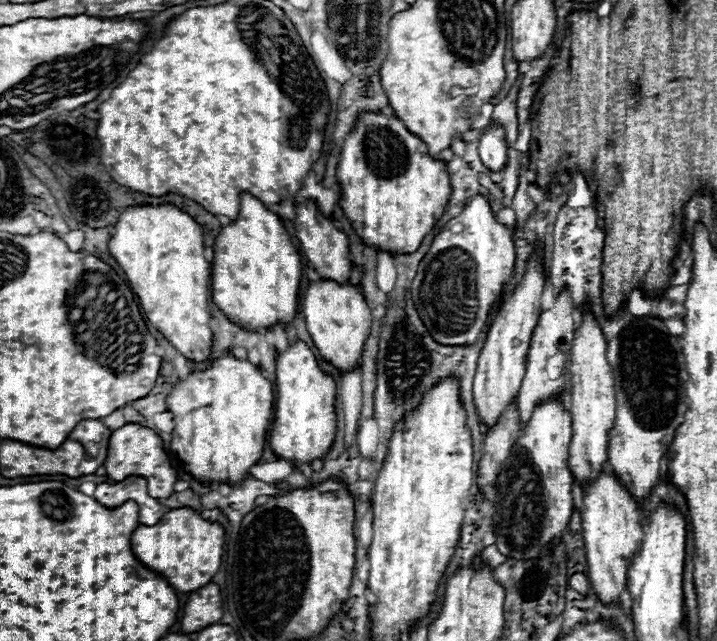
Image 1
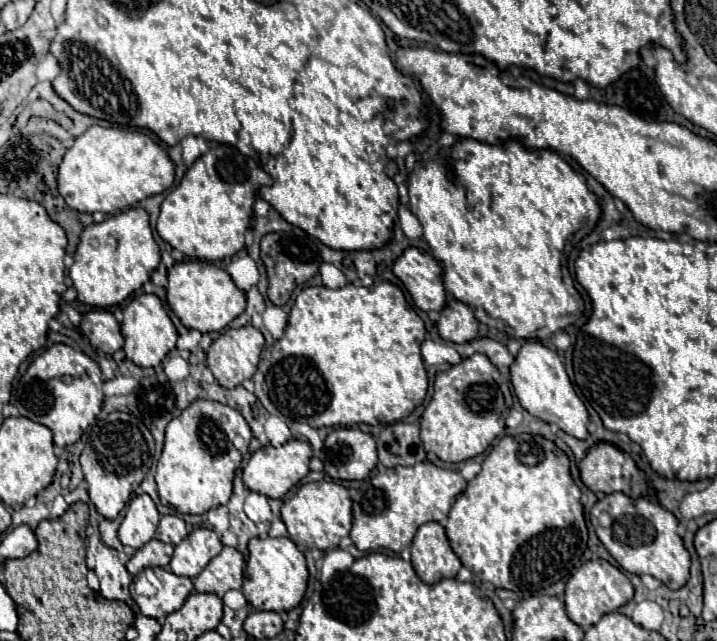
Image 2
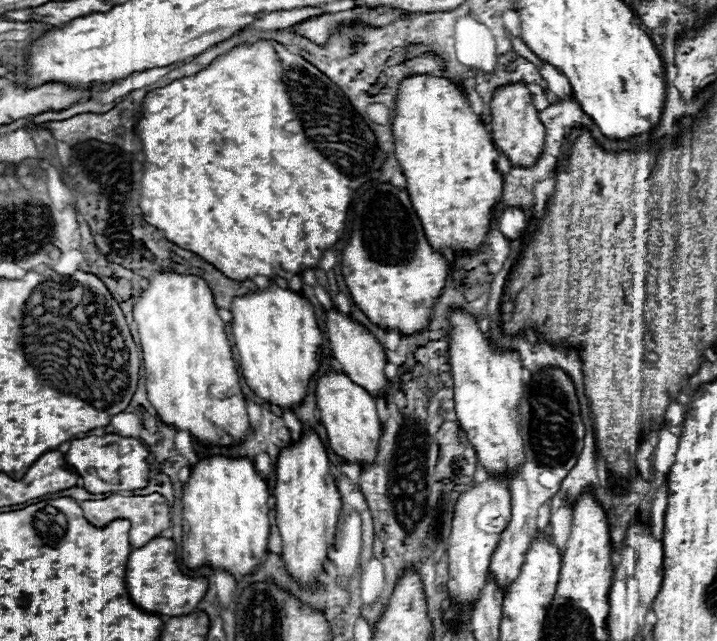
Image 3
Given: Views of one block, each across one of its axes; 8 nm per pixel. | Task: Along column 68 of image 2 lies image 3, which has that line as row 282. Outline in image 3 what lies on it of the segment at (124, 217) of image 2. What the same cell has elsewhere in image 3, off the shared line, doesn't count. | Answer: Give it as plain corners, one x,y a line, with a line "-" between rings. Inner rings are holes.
270,280
270,284
264,290
256,290
246,296
236,296
232,300
232,336
240,358
242,376
260,398
280,408
294,408
304,400
310,378
318,372
322,346
322,332
318,328
314,308
306,296
290,288
280,288
274,280

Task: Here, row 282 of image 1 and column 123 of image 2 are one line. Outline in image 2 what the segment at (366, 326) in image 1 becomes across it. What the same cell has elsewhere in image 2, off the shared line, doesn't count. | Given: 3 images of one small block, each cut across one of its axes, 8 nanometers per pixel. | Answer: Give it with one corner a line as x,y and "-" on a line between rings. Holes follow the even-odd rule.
140,294
136,298
130,300
130,304
124,308
124,318
120,322
122,328
122,336
124,336
124,354
128,360
132,360
136,366
160,366
160,362
164,360
164,356
174,350
178,334
176,328
170,320
170,316
166,314
162,302
158,296
154,294

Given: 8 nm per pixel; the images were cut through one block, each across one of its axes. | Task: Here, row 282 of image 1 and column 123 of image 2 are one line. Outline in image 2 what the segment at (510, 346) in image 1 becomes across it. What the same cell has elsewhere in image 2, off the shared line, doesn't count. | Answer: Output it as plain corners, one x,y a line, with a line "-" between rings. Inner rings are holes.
148,494
134,496
130,500
126,516
118,528
120,542
126,546
132,546
134,550
142,548
146,542
150,542
154,538
158,520
160,520
160,514
158,514
152,498

